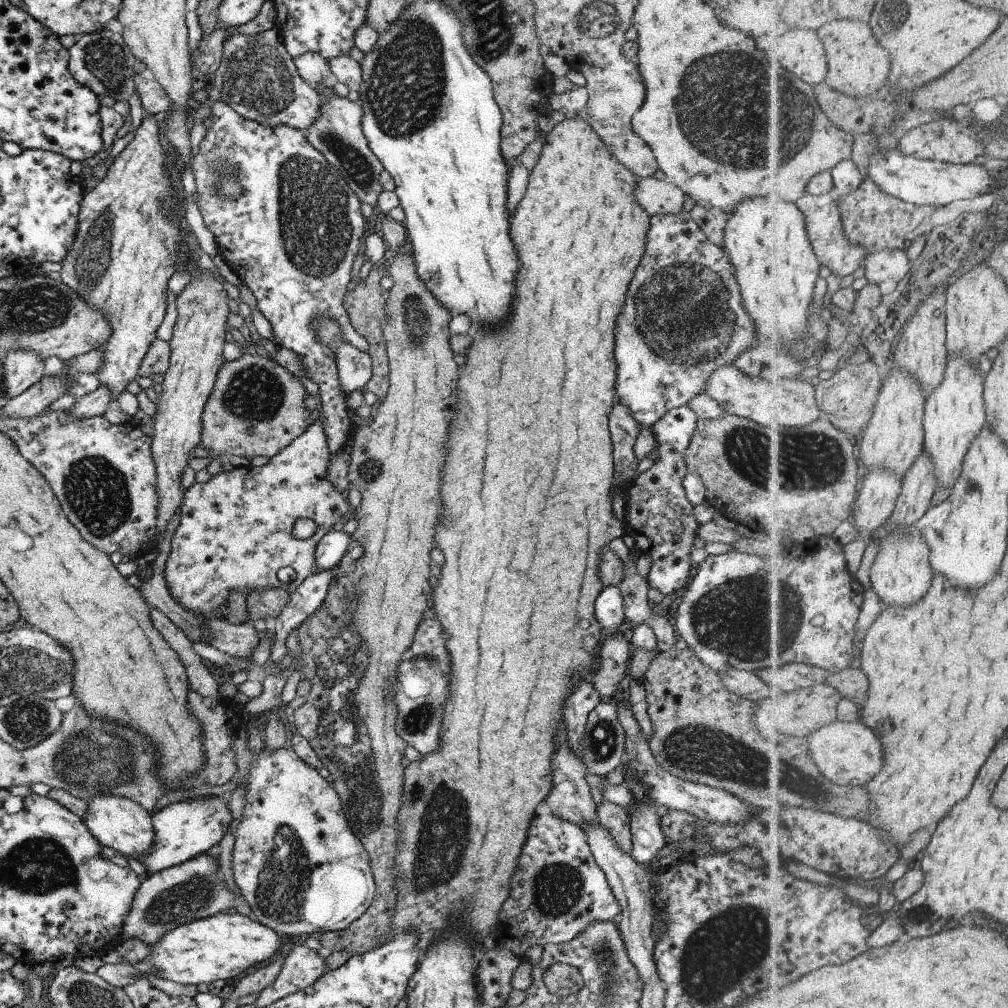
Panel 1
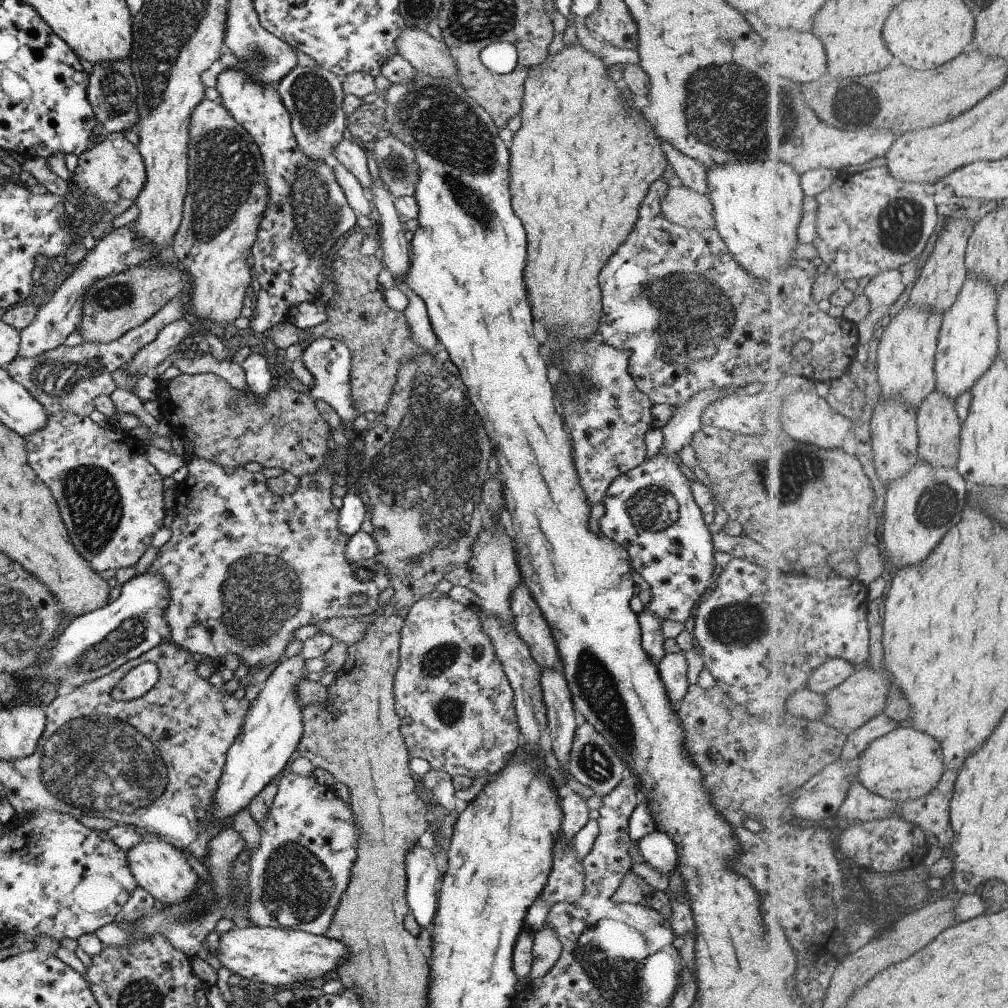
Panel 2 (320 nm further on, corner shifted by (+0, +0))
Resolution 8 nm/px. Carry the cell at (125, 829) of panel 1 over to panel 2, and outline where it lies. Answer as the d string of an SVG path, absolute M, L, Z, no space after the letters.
M157 839L142 840L126 852L128 867L136 883L163 906L178 905L190 897L198 884L197 875L187 863L183 851Z

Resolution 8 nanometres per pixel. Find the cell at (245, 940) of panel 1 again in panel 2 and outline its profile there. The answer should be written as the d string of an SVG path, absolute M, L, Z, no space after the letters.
M257 927L231 929L230 931L219 935L219 950L217 950L217 959L221 966L227 968L233 974L239 974L243 978L248 978L253 982L263 982L271 984L279 989L290 988L309 984L310 980L315 980L336 970L348 956L348 950L345 944L335 939L330 939L325 935L312 935L300 930L290 928Z

